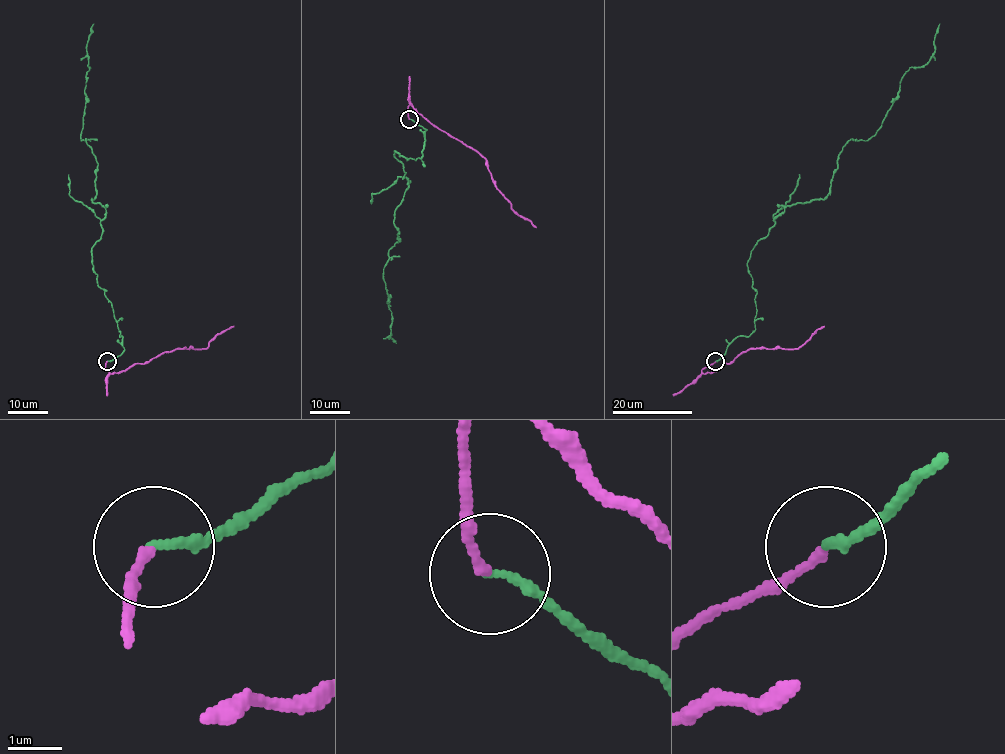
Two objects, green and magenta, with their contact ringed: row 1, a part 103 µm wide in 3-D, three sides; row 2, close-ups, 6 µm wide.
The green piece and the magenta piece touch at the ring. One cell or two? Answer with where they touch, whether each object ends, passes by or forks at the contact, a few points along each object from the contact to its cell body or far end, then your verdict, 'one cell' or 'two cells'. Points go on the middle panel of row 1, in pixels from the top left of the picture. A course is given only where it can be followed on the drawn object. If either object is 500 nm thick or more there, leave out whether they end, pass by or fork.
place (409, 119); green ends; magenta ends; course green (409, 119), (426, 130), (421, 158), (394, 154), (408, 188), (393, 220), (400, 241), (383, 272), (396, 343); course magenta (409, 119), (407, 109), (410, 105), (437, 127), (475, 149), (486, 160), (495, 187), (520, 216), (536, 227); one cell

